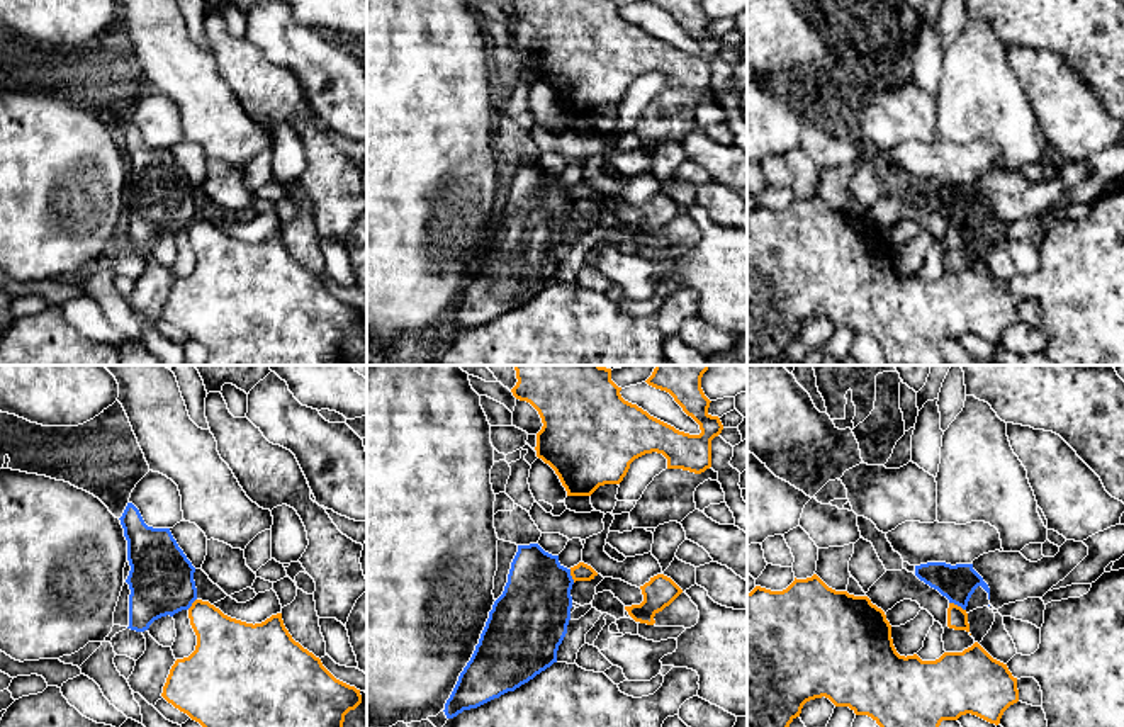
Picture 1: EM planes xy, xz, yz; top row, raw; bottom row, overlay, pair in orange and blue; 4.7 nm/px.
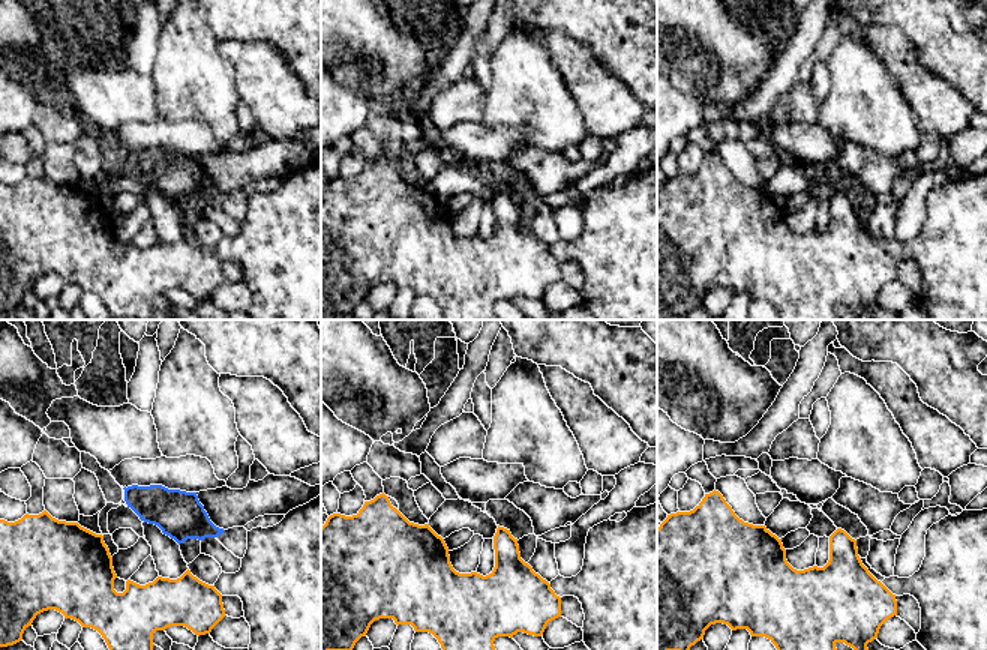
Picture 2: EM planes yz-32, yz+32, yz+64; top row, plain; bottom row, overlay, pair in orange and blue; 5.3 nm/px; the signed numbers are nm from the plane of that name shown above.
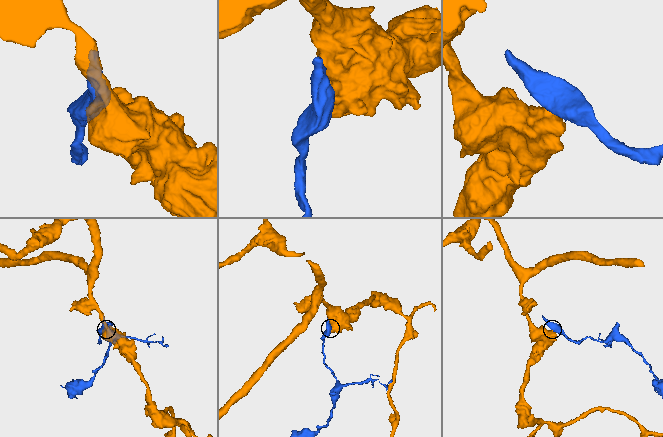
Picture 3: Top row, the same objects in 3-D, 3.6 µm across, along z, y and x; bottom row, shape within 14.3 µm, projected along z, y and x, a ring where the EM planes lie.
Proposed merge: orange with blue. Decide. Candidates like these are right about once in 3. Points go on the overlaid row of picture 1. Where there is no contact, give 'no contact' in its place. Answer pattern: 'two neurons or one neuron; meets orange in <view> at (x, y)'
two neurons; meets orange in yz at (956, 605)

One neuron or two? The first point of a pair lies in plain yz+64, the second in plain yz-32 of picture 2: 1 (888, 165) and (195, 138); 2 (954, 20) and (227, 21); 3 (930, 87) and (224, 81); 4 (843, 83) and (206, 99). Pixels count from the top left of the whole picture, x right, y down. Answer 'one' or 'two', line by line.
1: two
2: one
3: two
4: one

